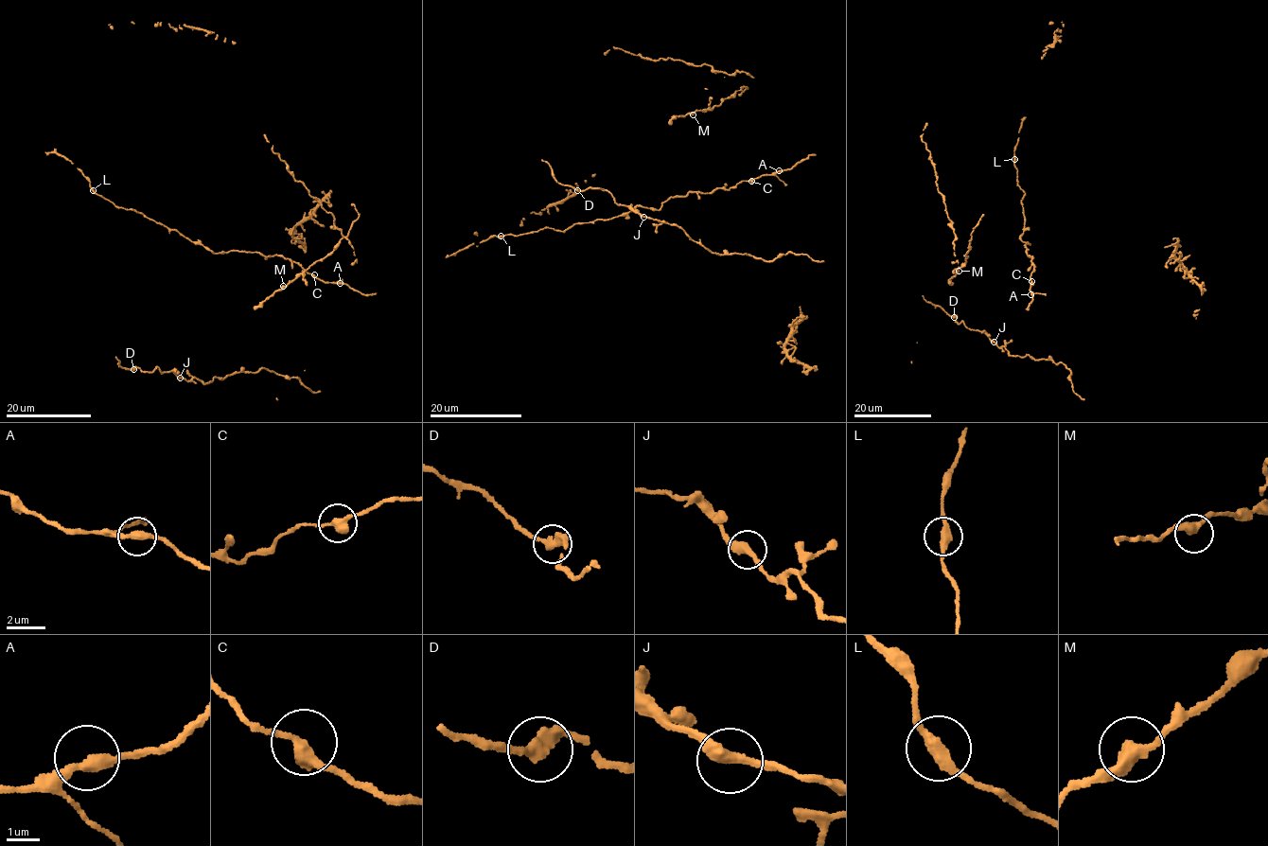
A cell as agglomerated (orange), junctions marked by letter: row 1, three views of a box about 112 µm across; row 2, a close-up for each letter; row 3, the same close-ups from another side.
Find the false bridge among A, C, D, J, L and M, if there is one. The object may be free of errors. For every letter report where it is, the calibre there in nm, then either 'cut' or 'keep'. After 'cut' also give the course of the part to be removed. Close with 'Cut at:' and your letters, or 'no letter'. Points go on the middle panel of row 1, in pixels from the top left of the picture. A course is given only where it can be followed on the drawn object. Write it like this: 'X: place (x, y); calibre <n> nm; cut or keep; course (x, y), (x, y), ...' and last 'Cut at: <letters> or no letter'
A: place (779, 170); calibre 320 nm; keep
C: place (751, 181); calibre 360 nm; keep
D: place (577, 190); calibre 360 nm; keep
J: place (643, 217); calibre 360 nm; keep
L: place (501, 236); calibre 360 nm; keep
M: place (693, 114); calibre 380 nm; keep
Cut at: no letter

